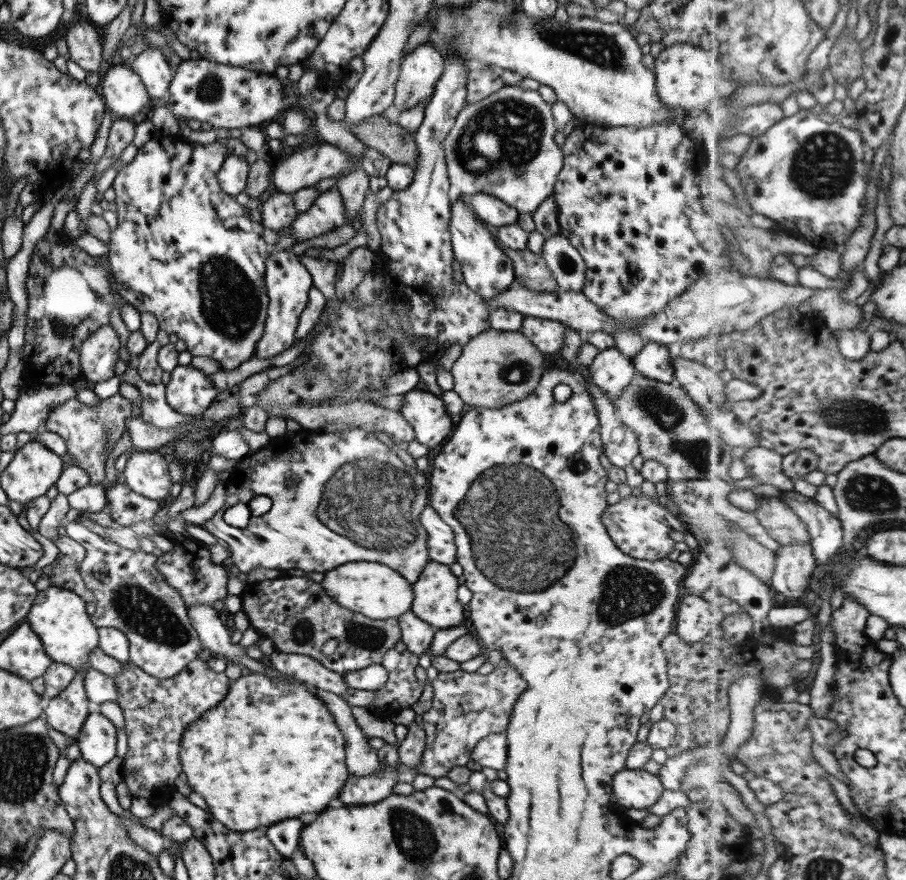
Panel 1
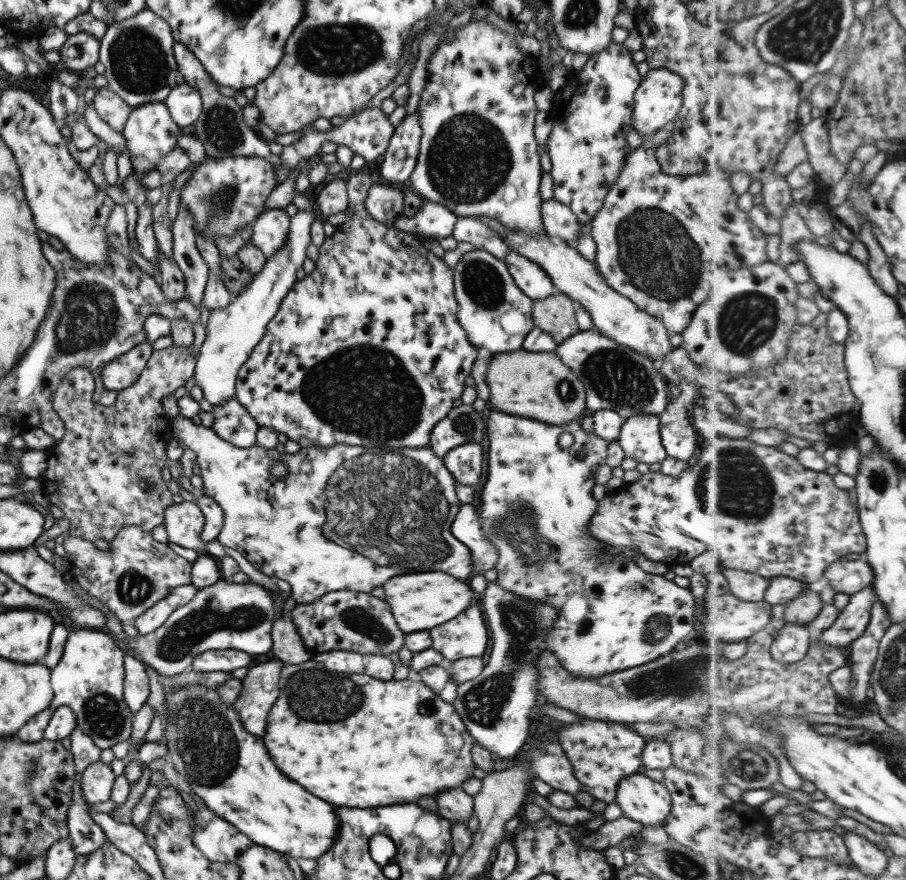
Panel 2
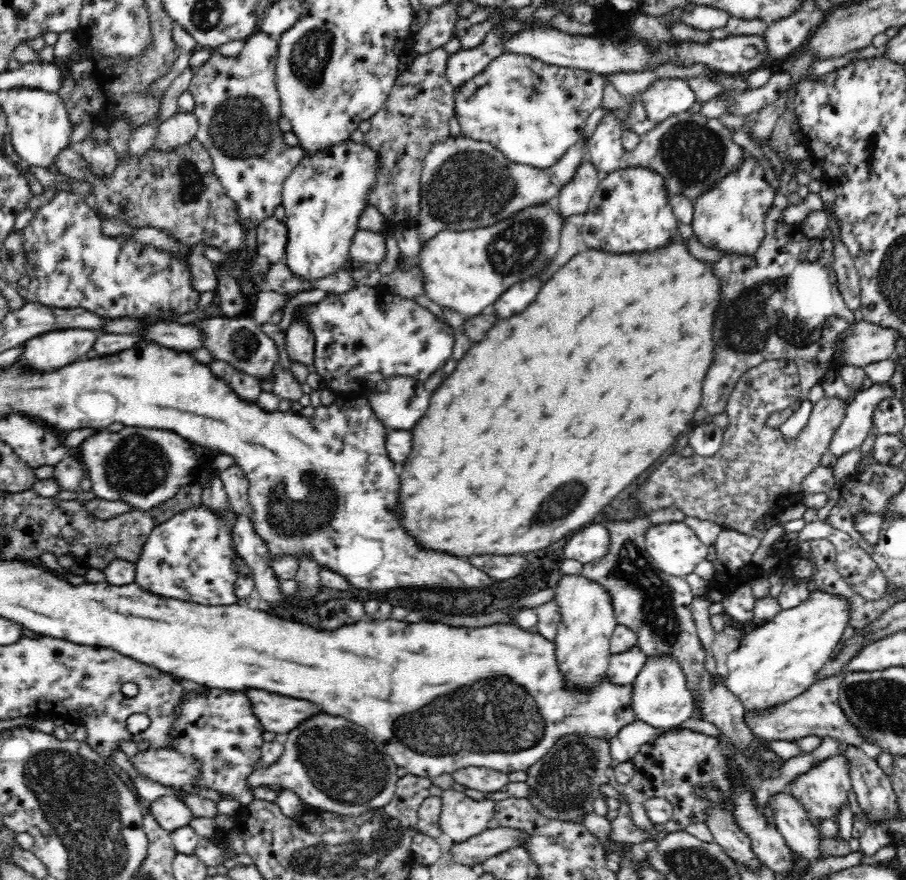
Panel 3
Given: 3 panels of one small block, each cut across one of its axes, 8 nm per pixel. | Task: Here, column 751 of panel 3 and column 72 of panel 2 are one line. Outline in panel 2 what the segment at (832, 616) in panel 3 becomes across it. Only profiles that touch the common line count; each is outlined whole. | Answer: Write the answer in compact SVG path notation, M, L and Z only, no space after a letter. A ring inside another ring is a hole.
M70 627L61 659L50 669L53 698L48 708L66 706L76 718L76 726L103 750L129 738L133 713L123 701L124 648L107 631Z

